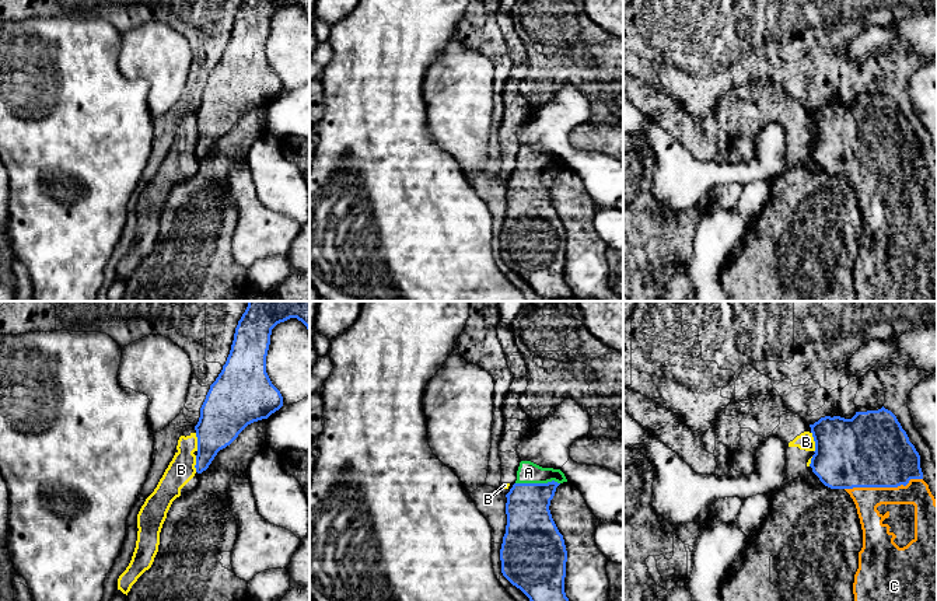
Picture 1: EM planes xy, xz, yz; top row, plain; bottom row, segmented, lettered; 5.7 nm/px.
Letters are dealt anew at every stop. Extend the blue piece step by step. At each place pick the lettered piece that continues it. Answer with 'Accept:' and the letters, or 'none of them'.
Accept: A, C

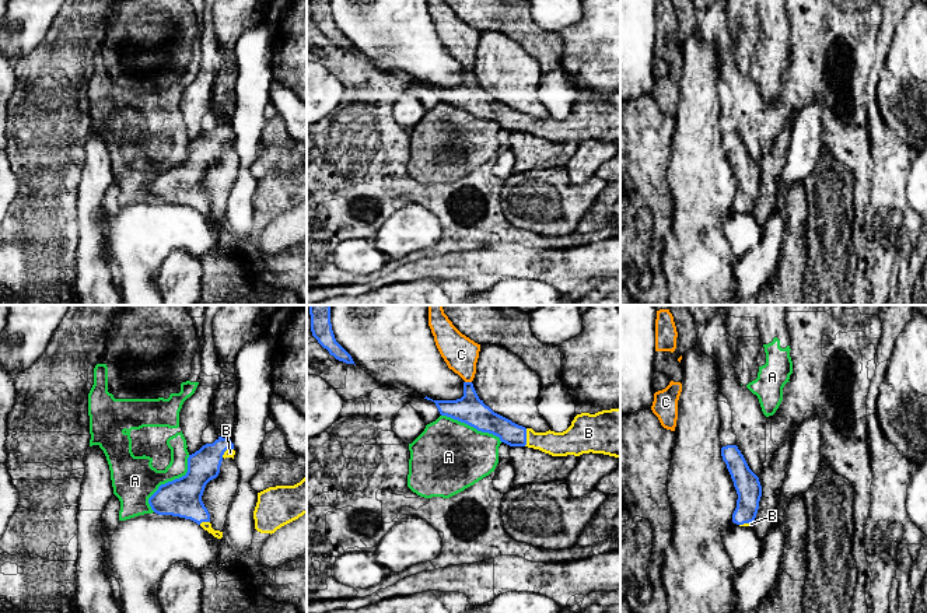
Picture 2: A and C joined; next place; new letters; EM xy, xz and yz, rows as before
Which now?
Accept: B

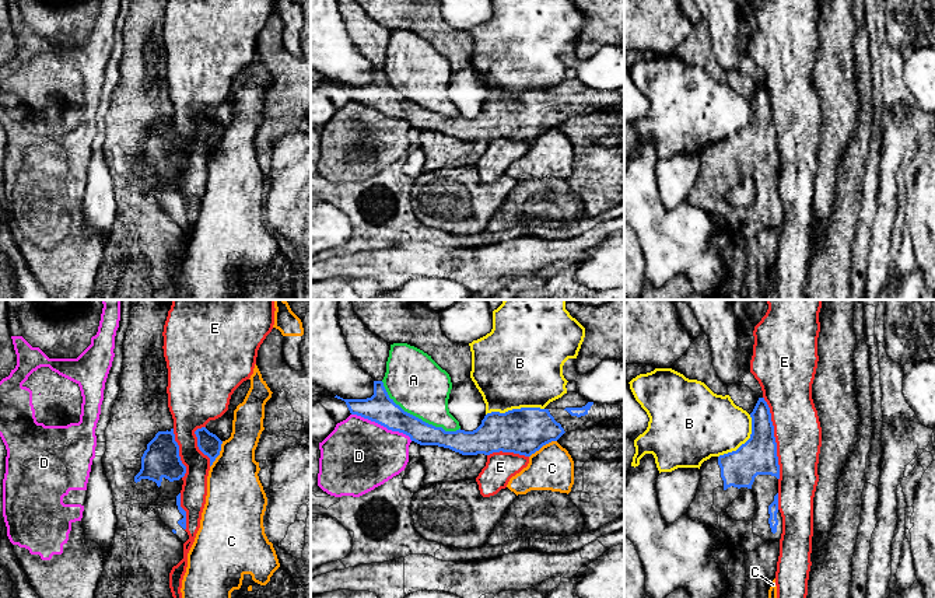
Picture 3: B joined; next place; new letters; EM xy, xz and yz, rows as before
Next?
Accept: none of them

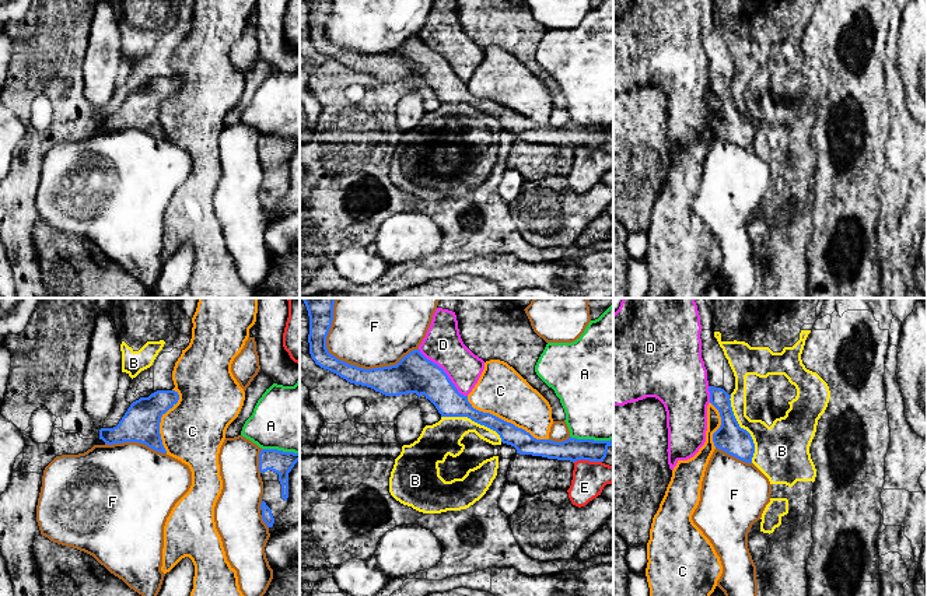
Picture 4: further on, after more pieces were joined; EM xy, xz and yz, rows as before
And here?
Accept: none of them

